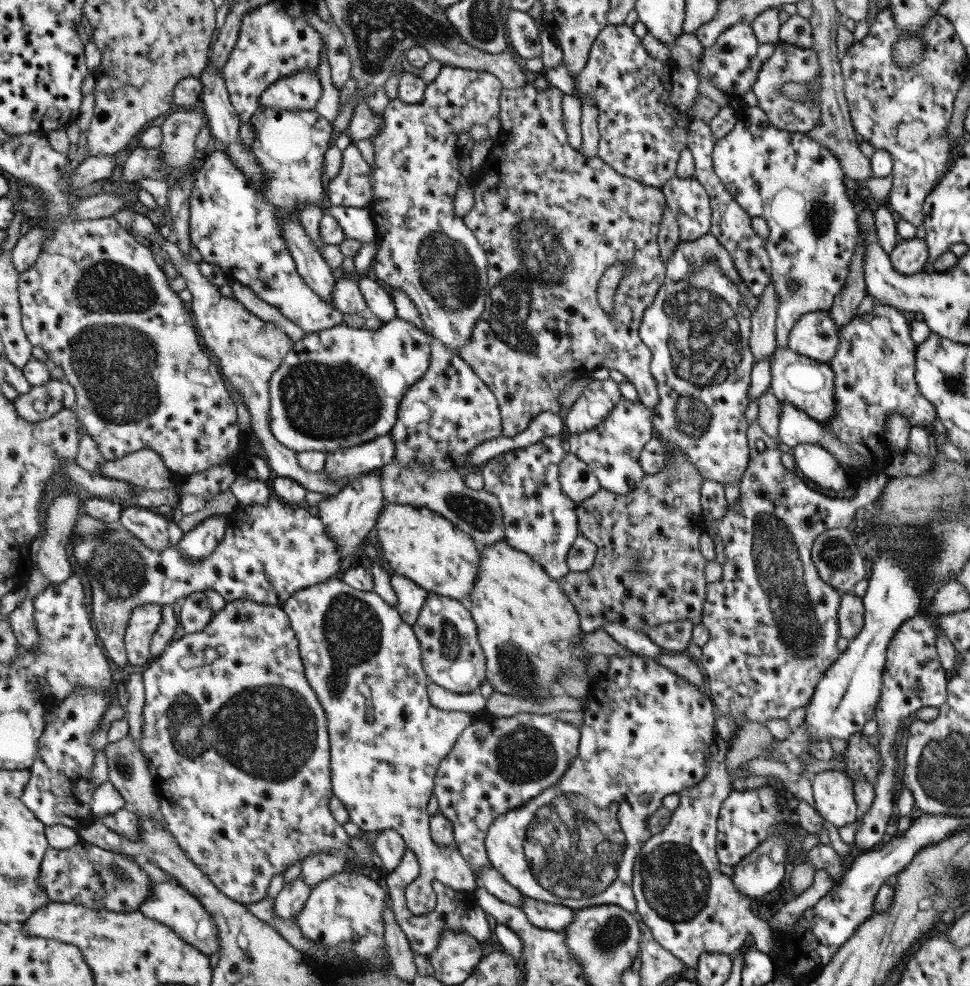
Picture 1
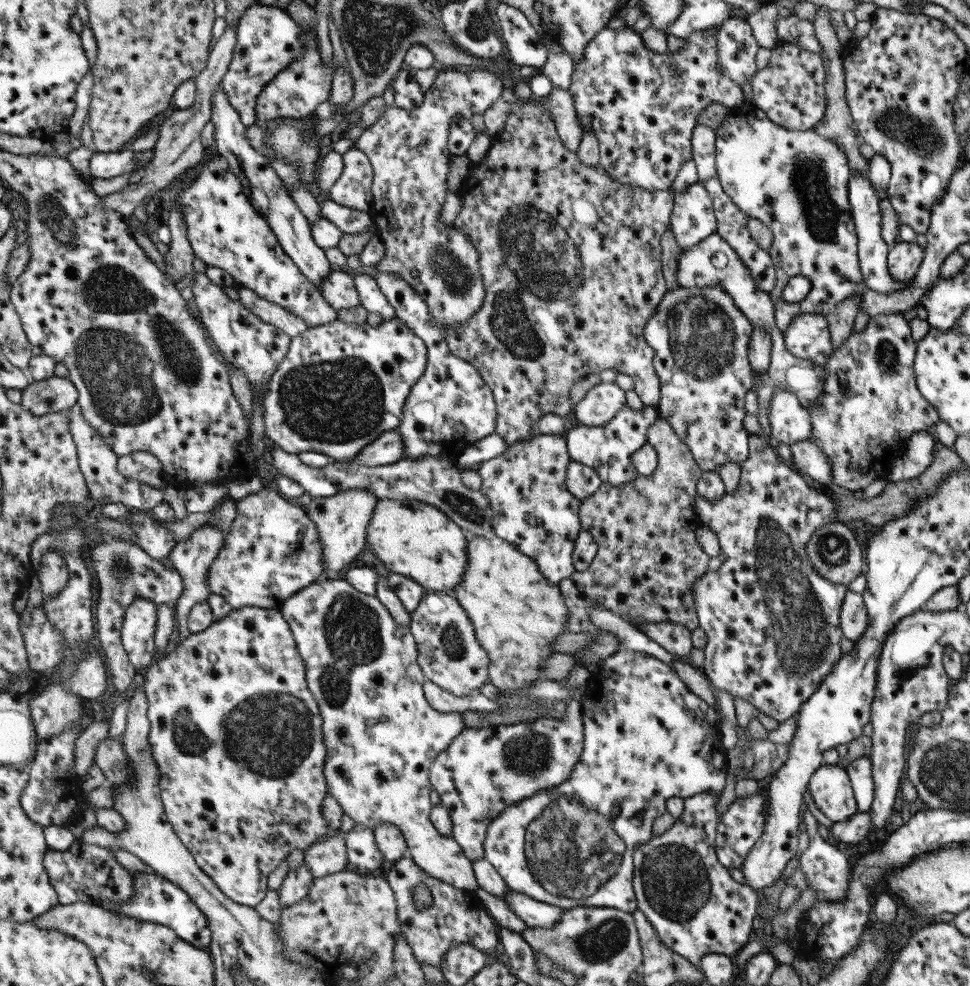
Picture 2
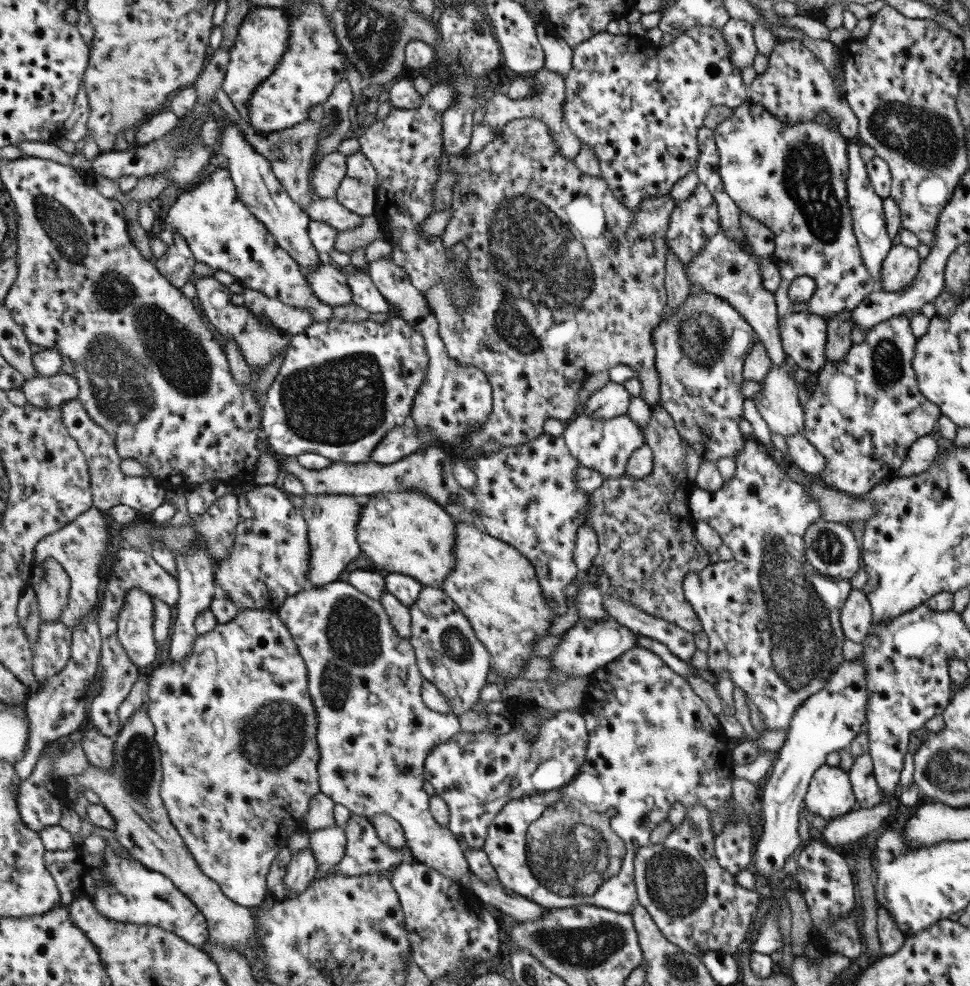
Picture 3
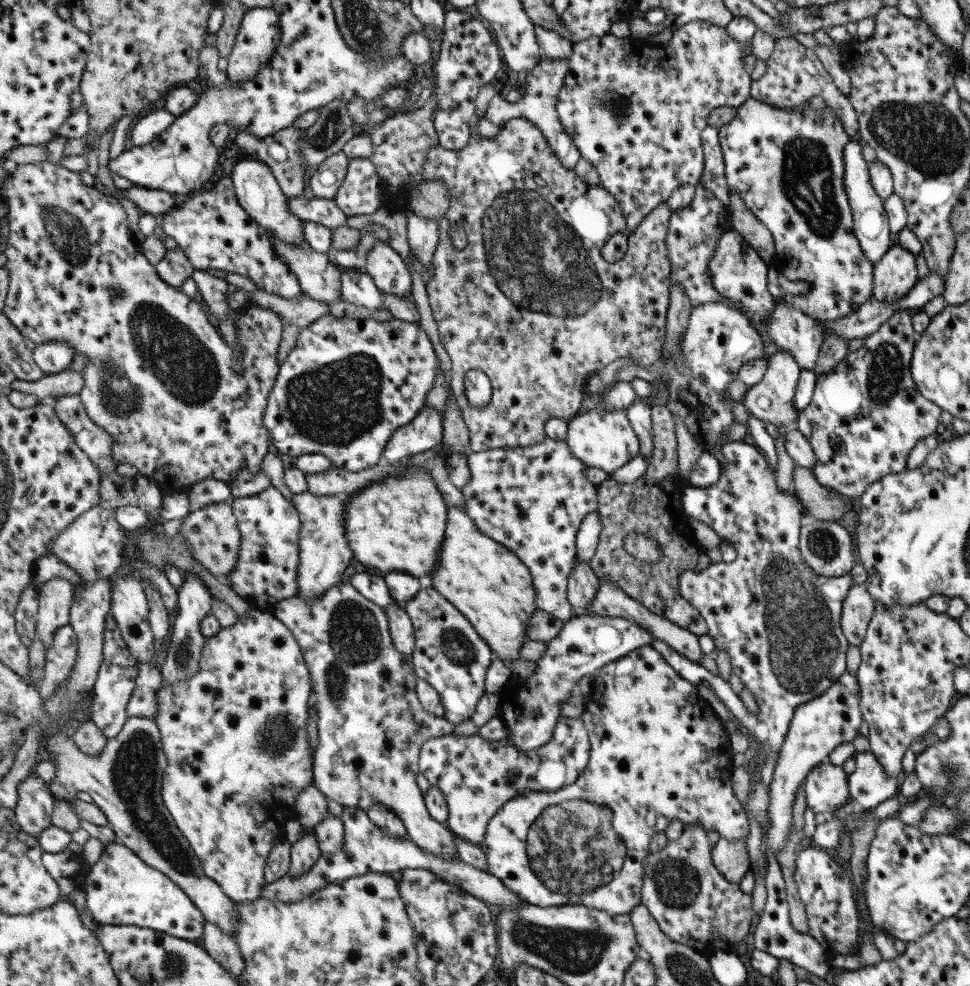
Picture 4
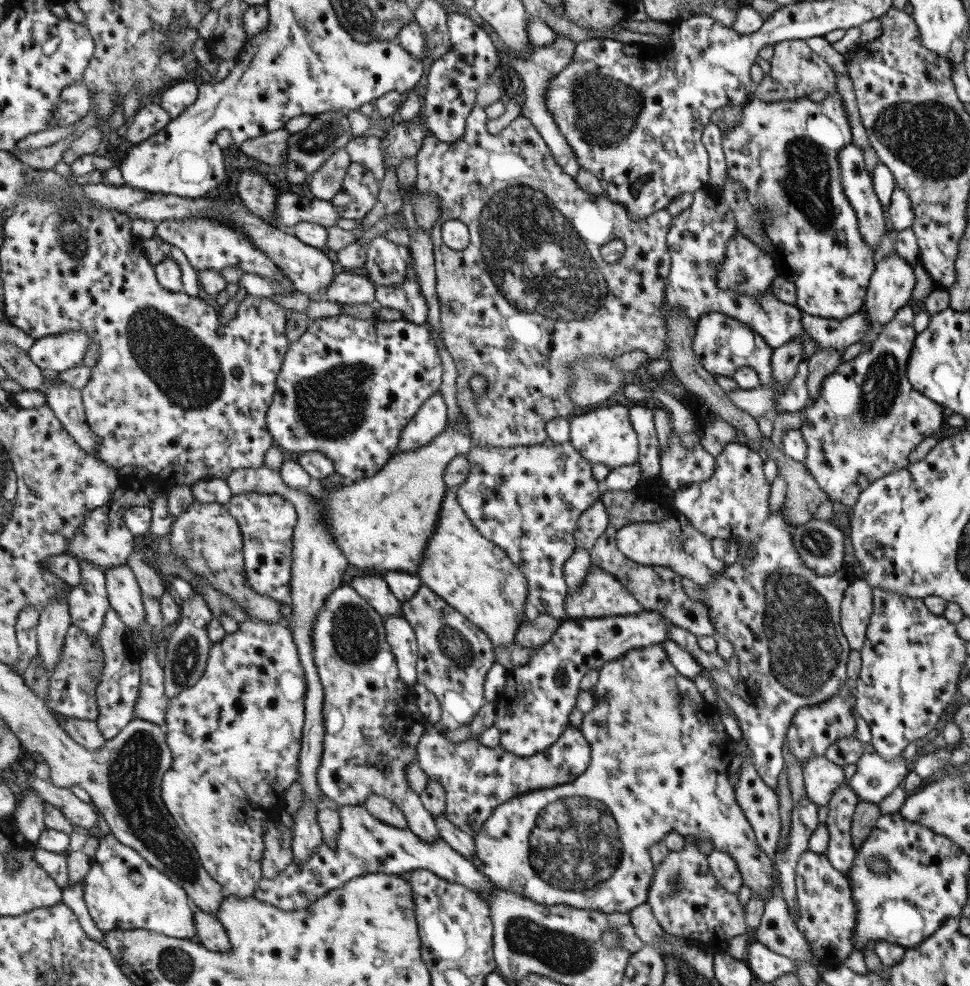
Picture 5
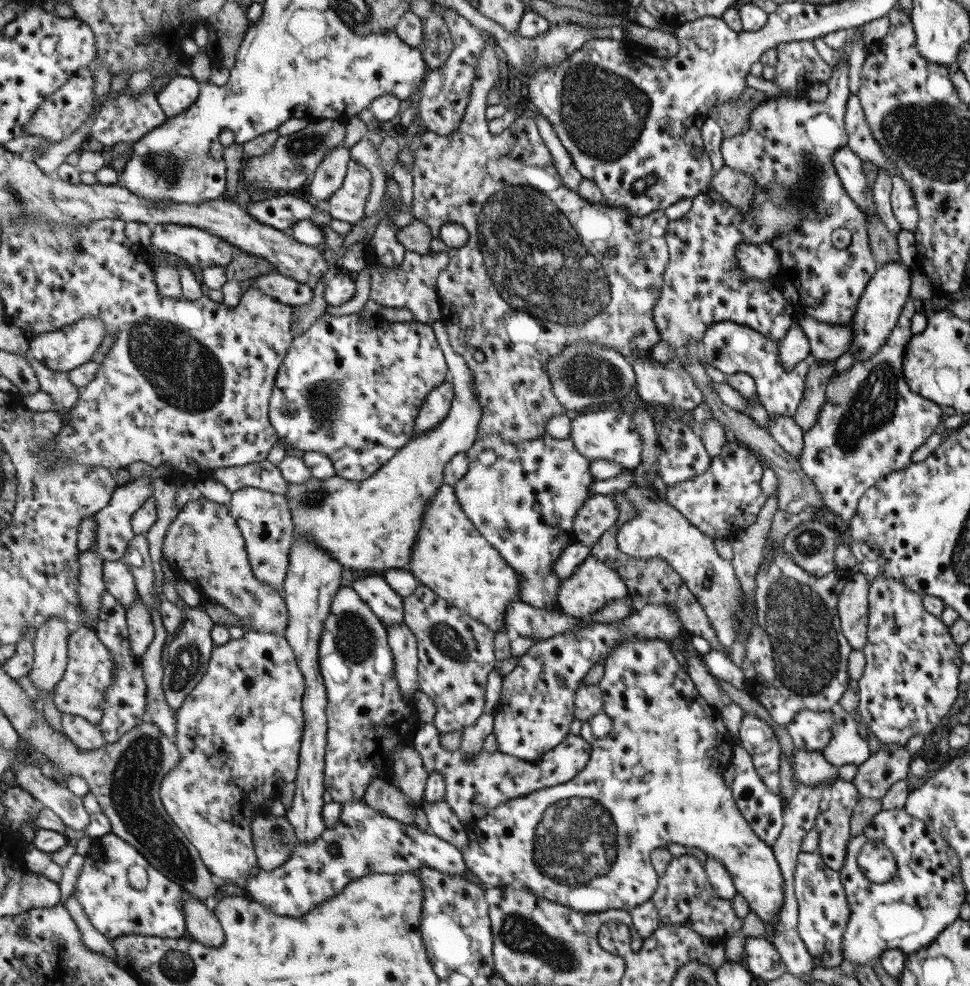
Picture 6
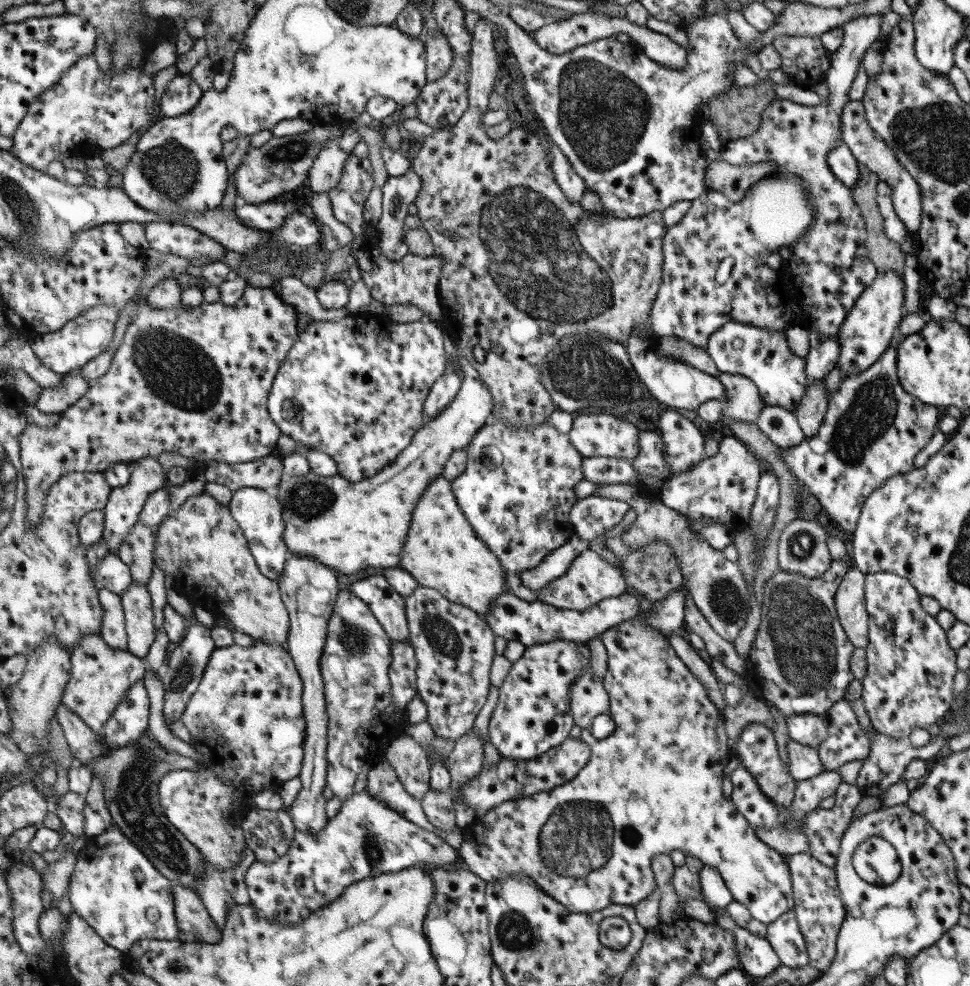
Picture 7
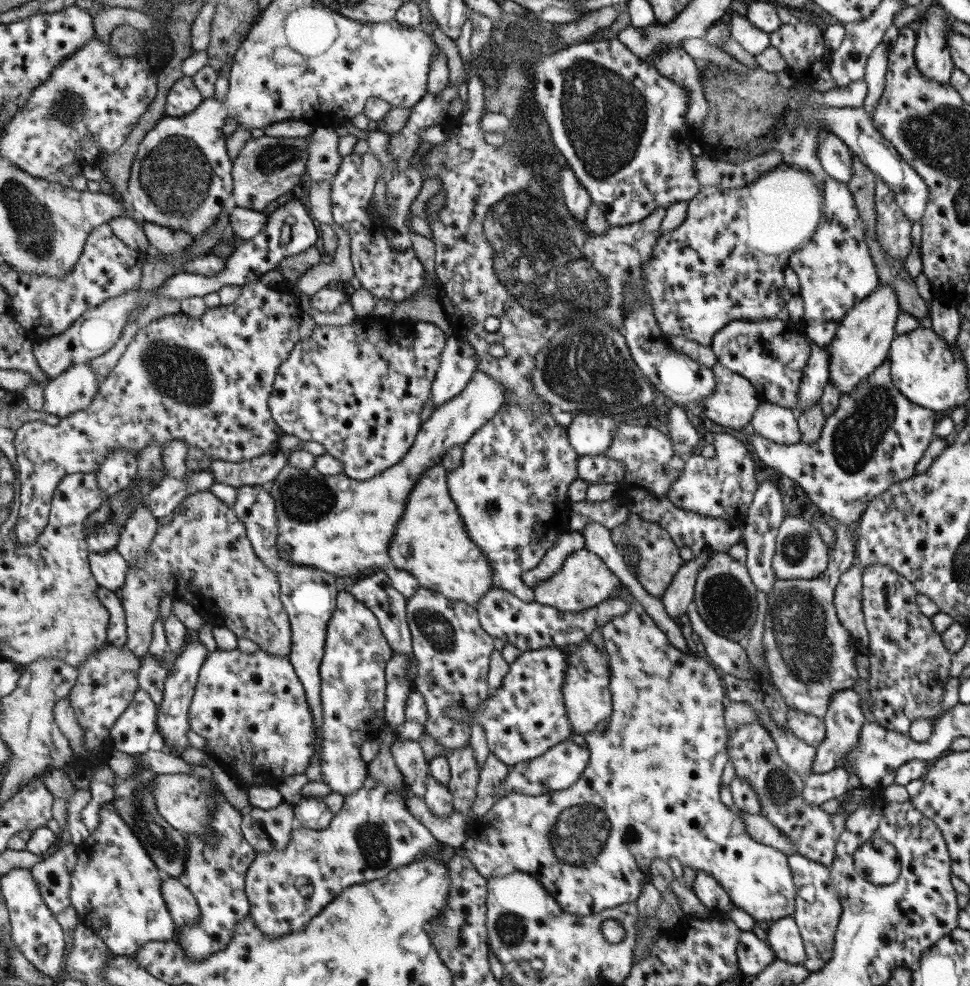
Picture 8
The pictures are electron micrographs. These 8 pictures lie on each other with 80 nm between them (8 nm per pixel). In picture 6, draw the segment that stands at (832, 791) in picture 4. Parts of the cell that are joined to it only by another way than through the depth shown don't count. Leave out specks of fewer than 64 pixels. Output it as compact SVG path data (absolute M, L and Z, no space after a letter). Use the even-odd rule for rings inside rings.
M793 748L793 778L809 787L837 781L837 767L823 760L820 752Z

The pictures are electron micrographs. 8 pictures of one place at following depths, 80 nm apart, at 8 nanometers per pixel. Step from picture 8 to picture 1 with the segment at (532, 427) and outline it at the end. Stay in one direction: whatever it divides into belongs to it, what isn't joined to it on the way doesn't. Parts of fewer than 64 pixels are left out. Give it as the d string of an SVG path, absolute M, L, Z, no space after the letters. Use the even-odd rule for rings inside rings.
M562 435L544 436L541 440L526 447L505 450L495 455L478 470L484 478L485 490L492 494L501 507L504 524L504 541L511 548L527 553L530 559L542 565L547 576L554 581L568 573L566 554L575 538L581 534L578 531L574 508L576 504L560 491L558 479L558 464L562 462L566 451L565 439Z

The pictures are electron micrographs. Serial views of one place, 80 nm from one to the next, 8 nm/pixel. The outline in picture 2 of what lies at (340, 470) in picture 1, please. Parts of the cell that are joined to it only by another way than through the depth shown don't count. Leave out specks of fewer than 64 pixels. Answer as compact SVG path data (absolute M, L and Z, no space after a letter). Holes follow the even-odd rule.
M398 429L383 433L374 440L365 450L351 460L351 464L364 464L365 466L385 466L403 460L405 441Z

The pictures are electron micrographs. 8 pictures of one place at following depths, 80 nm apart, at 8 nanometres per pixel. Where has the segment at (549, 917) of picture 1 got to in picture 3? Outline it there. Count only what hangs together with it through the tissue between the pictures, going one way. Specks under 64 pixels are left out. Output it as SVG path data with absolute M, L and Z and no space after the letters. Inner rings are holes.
M471 872L470 890L487 906L497 908L502 913L512 916L516 921L537 920L548 911L536 902L504 888L499 882L487 885L487 881L477 877L475 872Z

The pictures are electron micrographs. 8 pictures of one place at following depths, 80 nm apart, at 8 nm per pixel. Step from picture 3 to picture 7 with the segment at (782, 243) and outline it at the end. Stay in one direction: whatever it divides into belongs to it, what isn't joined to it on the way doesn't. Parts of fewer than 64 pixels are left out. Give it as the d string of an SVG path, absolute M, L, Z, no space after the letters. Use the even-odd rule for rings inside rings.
M888 6L879 14L857 18L843 26L842 41L839 47L831 52L829 67L823 78L828 88L826 103L815 106L803 106L802 104L792 103L790 100L775 99L773 103L769 103L762 110L758 129L753 134L721 144L720 159L729 165L739 166L772 160L775 164L774 170L767 173L765 177L775 175L775 173L795 174L802 180L808 198L812 200L810 202L811 206L813 206L812 223L799 236L799 240L795 240L795 244L789 244L787 248L779 247L776 252L780 254L781 259L789 267L791 285L799 294L799 302L802 309L800 322L813 330L817 336L821 336L821 338L833 338L833 336L837 335L839 326L845 321L845 317L851 311L855 300L858 300L861 292L866 290L867 286L875 280L877 274L874 265L868 257L867 247L864 244L866 232L860 210L852 199L851 191L832 175L826 163L826 156L828 150L842 143L840 114L845 103L848 101L846 99L847 91L856 69L859 68L859 62L863 60L865 49L873 41L877 40L879 18L889 11L891 10Z

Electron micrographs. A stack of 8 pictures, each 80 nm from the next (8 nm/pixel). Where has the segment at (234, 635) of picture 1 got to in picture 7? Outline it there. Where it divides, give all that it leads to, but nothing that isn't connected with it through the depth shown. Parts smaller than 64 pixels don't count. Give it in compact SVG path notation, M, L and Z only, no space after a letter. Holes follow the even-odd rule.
M253 640L253 644L250 647L239 646L239 644L233 643L228 647L217 647L214 650L214 654L211 655L210 663L205 671L202 683L198 686L198 691L191 697L190 702L187 703L185 715L182 716L183 724L190 730L193 739L197 741L197 744L194 744L195 751L199 752L201 756L207 757L209 766L200 764L201 768L199 768L199 770L172 771L159 782L159 796L162 810L167 818L187 837L187 840L190 840L202 854L204 854L204 858L206 858L210 864L214 864L215 868L230 870L230 868L236 868L245 858L245 851L248 844L242 823L245 819L246 812L255 807L253 802L254 798L260 792L269 789L277 790L283 783L302 775L303 763L306 762L306 732L308 729L305 706L302 701L303 693L304 680L302 679L299 669L296 667L294 656L291 656L286 646ZM237 800L241 803L241 812L239 808L237 808L237 804L235 804Z

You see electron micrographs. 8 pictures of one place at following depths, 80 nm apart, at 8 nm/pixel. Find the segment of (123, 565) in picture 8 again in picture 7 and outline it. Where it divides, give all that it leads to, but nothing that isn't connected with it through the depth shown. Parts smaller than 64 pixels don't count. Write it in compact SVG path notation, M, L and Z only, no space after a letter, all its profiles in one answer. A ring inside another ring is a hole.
M111 552L98 564L94 571L94 581L100 590L107 589L119 597L130 589L134 576L129 565L118 554Z

